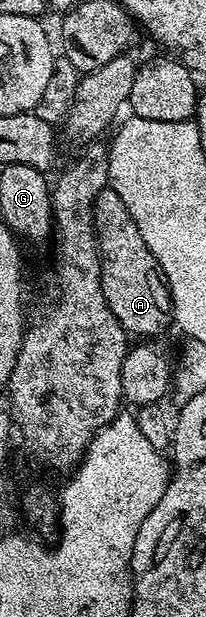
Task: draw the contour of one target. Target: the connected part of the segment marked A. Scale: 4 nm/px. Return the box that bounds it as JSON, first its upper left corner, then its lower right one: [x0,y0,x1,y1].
[93,188,173,334]

